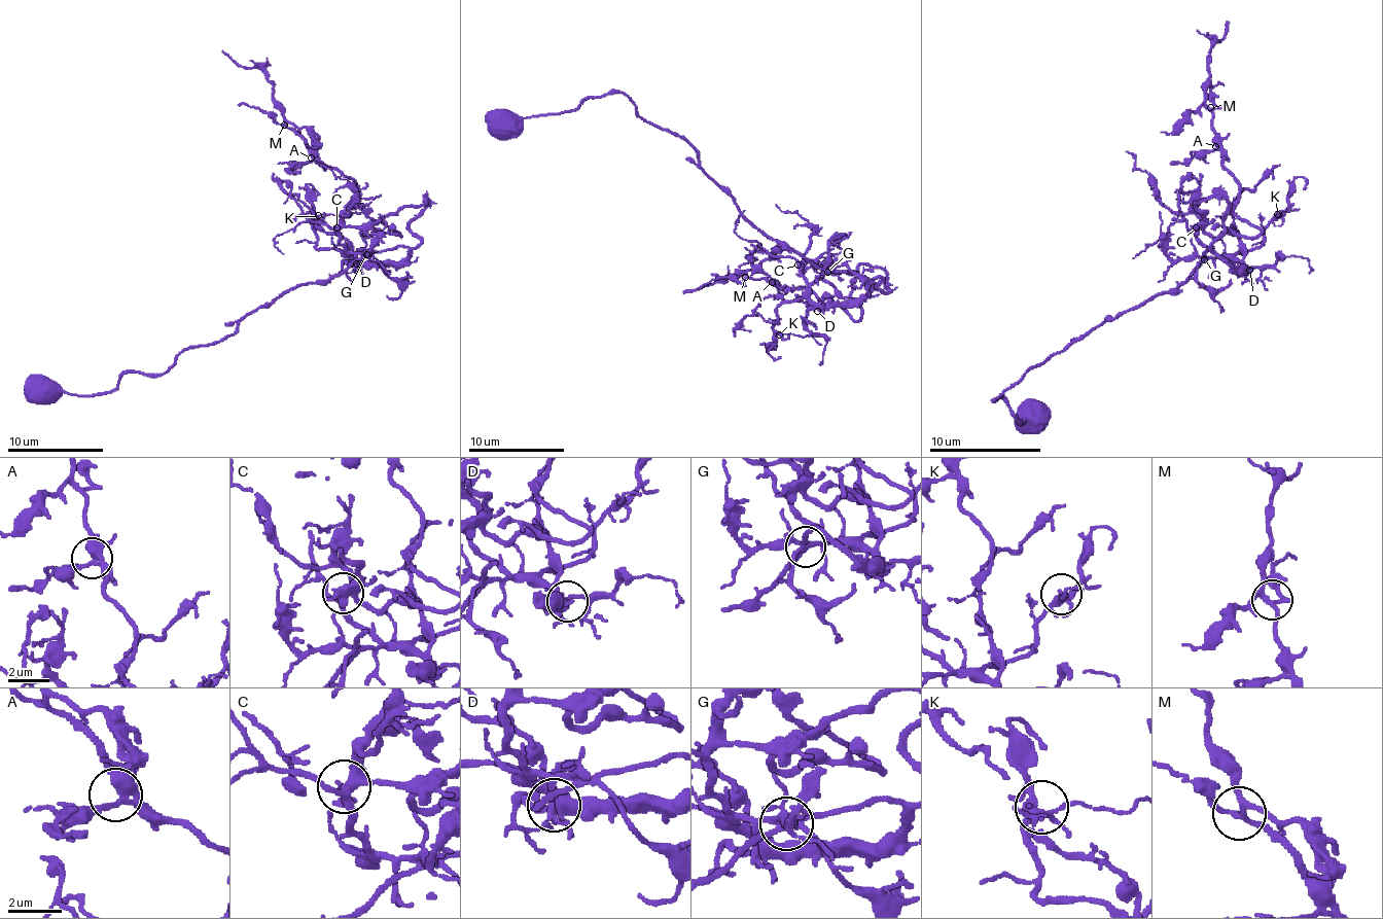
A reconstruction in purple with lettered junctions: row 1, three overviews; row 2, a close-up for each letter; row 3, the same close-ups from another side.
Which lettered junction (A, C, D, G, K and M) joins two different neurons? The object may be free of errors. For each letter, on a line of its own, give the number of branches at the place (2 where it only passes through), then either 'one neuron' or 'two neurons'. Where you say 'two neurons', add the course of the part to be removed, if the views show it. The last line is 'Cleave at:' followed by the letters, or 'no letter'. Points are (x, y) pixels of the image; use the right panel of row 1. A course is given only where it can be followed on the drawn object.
A: branches 4; one neuron
C: branches 4; one neuron
D: branches 5; one neuron
G: branches 7; one neuron
K: branches 5; one neuron
M: branches 4; one neuron
Cleave at: no letter

